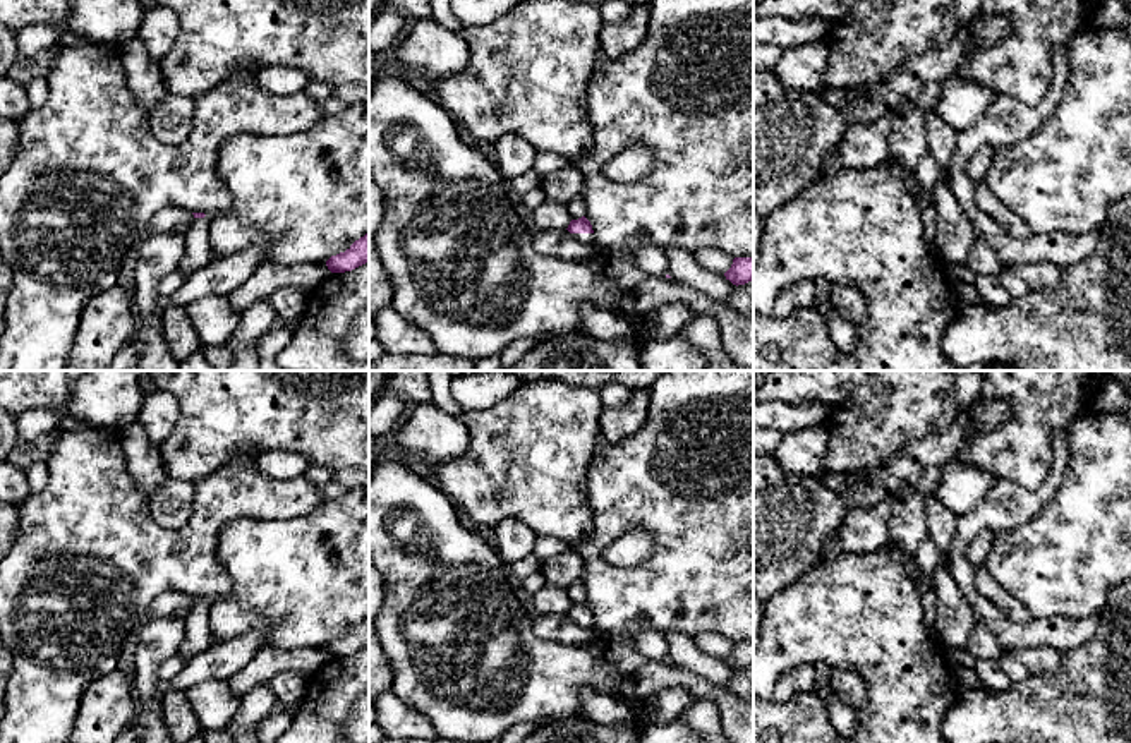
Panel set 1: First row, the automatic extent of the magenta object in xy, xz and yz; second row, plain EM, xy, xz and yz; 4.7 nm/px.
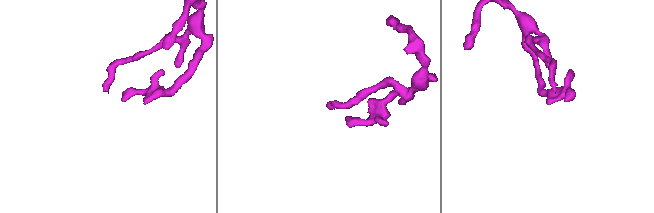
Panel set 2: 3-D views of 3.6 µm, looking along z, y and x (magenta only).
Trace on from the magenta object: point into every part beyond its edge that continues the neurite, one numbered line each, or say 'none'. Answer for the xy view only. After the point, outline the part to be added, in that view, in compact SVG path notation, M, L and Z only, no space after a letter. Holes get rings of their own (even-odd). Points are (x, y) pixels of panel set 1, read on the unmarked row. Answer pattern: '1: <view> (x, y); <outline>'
1: xy (198, 634); M194 602L192 609L185 616L185 638L178 649L178 655L185 661L204 652L213 645L211 628L209 628L209 607L211 602Z

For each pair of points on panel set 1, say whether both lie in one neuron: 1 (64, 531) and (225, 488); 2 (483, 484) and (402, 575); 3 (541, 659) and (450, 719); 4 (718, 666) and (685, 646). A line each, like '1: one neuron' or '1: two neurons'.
1: one neuron
2: two neurons
3: one neuron
4: one neuron

